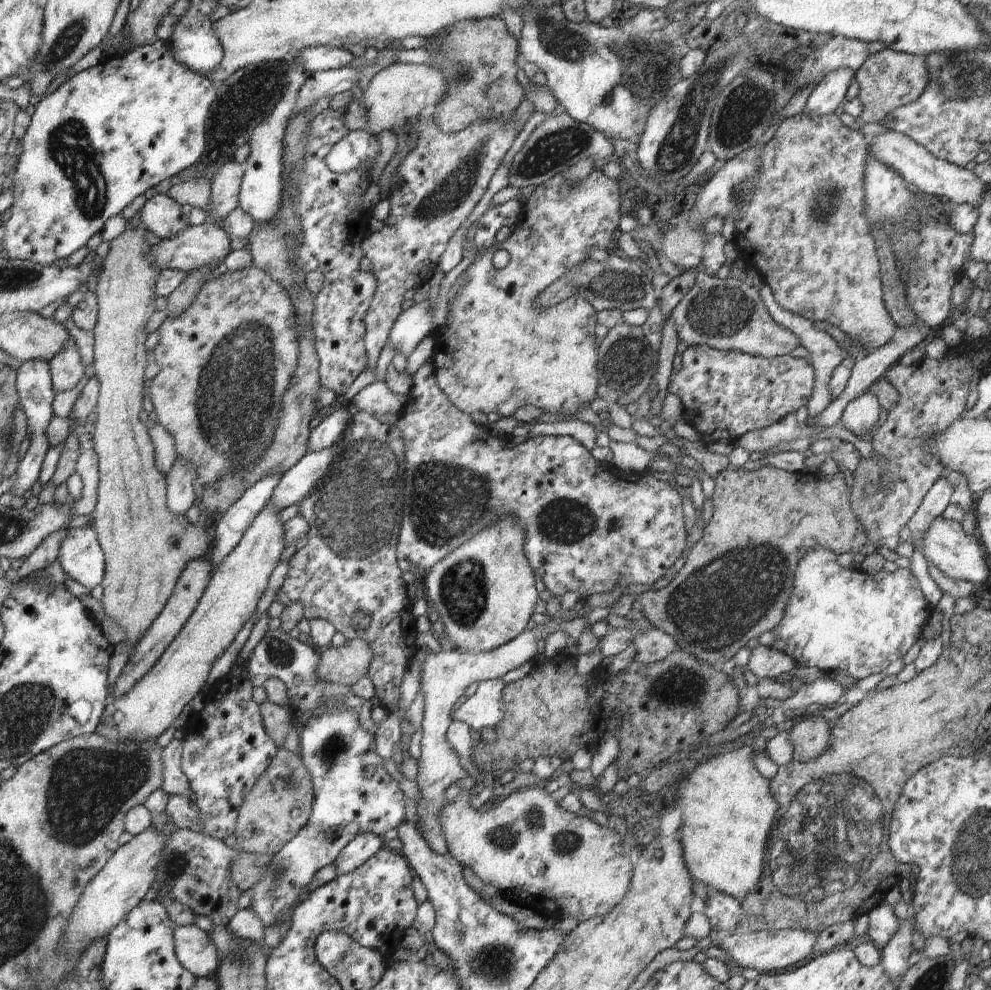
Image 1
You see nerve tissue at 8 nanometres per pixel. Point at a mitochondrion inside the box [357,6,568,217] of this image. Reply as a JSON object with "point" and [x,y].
{"point":[462,72]}

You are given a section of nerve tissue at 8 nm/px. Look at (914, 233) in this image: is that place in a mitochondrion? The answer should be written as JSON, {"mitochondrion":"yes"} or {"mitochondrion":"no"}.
{"mitochondrion":"yes"}

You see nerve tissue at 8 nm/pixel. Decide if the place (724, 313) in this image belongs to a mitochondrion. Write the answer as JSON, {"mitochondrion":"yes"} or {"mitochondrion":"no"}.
{"mitochondrion":"yes"}

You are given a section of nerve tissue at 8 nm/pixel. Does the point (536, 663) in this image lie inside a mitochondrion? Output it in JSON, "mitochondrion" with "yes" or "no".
{"mitochondrion":"no"}

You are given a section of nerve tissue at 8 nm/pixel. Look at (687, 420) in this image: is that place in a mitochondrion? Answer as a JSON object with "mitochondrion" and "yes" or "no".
{"mitochondrion":"no"}

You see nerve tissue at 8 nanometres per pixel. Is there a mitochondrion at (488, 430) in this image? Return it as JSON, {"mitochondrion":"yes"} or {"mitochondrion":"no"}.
{"mitochondrion":"no"}

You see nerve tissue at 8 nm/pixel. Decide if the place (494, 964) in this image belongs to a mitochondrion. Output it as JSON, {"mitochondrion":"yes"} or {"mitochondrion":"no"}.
{"mitochondrion":"yes"}

